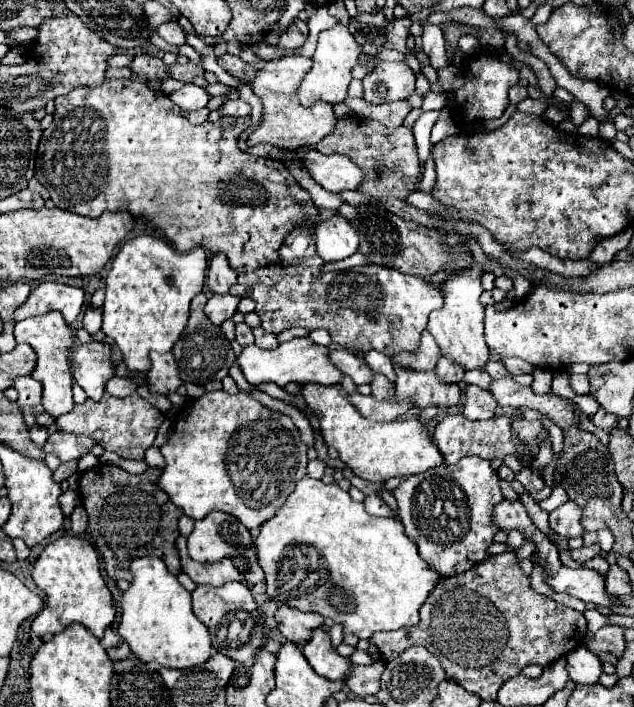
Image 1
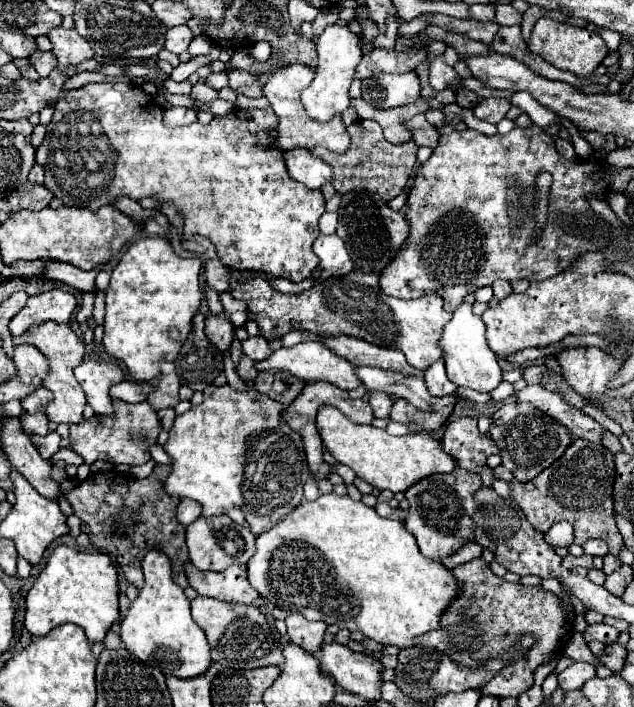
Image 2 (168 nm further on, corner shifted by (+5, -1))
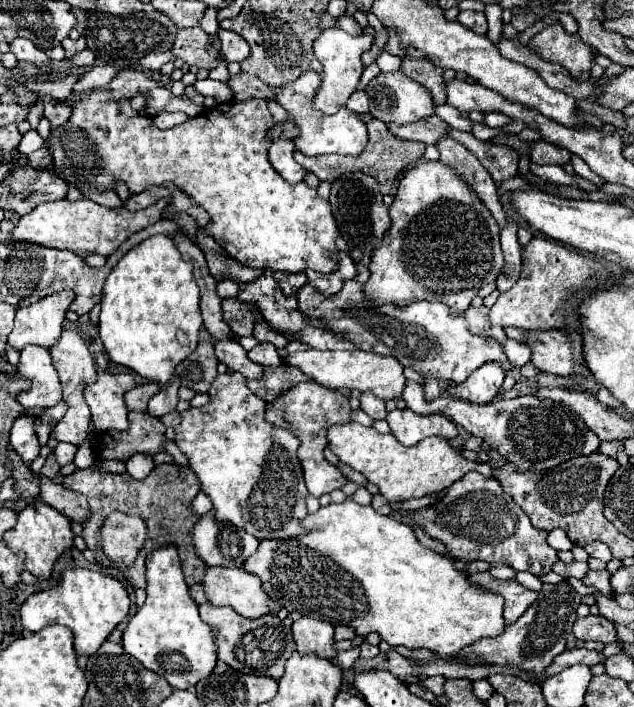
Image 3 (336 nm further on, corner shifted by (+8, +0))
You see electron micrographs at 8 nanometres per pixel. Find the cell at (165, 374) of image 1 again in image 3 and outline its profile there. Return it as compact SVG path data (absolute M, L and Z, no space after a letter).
M174 377L170 383L166 383L160 393L156 393L150 403L148 403L148 413L154 415L154 417L162 417L170 411L176 409L176 403L178 403L178 387L180 387L180 381L178 377Z

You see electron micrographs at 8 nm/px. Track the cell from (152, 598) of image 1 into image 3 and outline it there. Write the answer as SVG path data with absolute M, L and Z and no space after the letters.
M172 547L156 549L146 557L146 581L148 581L146 603L128 621L128 629L122 635L122 647L128 655L136 657L146 669L152 669L154 673L160 673L162 677L166 677L166 681L174 689L190 689L200 679L210 675L210 671L214 669L218 659L216 659L212 629L200 619L198 605L188 595L188 585L184 583L184 575L182 575L182 567L180 567L176 549L172 549Z

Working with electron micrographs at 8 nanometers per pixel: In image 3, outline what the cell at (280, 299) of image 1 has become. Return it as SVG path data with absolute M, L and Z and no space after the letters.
M350 279L336 295L322 295L312 285L304 285L298 293L298 311L306 317L322 319L328 329L348 337L358 347L398 359L402 365L412 365L418 373L438 379L464 381L472 371L488 361L498 361L504 371L512 365L496 341L486 341L468 331L464 317L452 317L448 307L438 301L412 301L408 305L374 305L366 299L362 283Z

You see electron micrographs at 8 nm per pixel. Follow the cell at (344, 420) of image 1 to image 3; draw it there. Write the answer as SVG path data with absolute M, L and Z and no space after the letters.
M342 423L328 427L328 447L330 451L354 471L362 473L370 483L378 485L380 493L388 501L404 501L410 497L424 497L448 489L468 471L478 471L486 477L492 477L490 464L472 463L456 453L446 439L426 437L414 447L404 447L392 433L382 435L374 427L364 427L360 423Z

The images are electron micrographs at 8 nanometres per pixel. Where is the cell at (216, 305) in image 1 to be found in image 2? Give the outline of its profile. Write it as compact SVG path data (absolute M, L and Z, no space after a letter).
M219 314L219 316L209 316L205 320L205 334L207 338L213 342L213 346L219 348L221 354L229 352L231 342L233 342L233 324L229 322L227 314Z

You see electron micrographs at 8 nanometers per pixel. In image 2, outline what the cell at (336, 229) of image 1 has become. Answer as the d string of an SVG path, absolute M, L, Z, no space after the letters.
M337 234L319 236L313 244L313 250L319 252L319 266L311 274L317 282L323 282L331 276L347 276L353 270L353 262L345 250L343 240Z

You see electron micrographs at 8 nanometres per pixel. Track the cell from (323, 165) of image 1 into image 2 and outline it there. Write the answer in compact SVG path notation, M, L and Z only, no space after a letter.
M295 148L283 152L287 172L293 180L305 184L307 188L321 188L325 182L331 182L333 170L323 160L311 156L309 150Z

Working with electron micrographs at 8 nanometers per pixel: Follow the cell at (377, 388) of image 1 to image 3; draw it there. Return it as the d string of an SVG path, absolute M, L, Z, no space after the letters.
M362 393L360 395L360 405L362 409L372 417L372 419L386 419L386 409L384 409L384 401L378 399L372 393Z

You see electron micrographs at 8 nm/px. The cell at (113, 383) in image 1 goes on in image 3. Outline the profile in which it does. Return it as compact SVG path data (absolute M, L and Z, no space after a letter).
M145 383L136 385L134 389L130 389L126 395L124 395L124 401L126 401L126 407L130 411L144 411L150 397L156 395L160 391L160 385L158 383Z

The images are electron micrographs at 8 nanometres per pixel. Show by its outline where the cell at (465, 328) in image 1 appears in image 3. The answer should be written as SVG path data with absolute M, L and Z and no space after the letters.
M488 361L482 367L478 367L476 373L472 373L466 381L462 381L458 385L452 383L448 387L448 393L452 397L460 397L470 403L484 405L484 403L490 403L498 395L504 375L506 373L504 373L504 369L500 369L500 363Z

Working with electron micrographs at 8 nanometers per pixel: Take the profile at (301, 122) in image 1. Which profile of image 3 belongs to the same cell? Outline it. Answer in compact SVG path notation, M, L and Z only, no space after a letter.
M304 71L296 81L290 81L284 87L276 89L274 101L278 105L282 105L290 113L290 119L300 129L300 137L296 137L292 141L294 147L298 151L302 151L304 155L322 155L322 153L360 155L364 151L364 147L366 147L366 141L368 141L366 125L358 119L358 115L354 111L350 111L347 107L341 108L333 115L314 111L310 101L312 101L318 87L320 87L320 75L316 71Z

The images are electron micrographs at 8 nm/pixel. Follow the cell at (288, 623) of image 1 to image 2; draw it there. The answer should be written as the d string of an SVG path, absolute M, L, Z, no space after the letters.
M289 614L285 618L285 624L287 624L287 634L293 644L301 646L309 654L321 650L323 636L327 630L325 622L309 622L301 614Z

